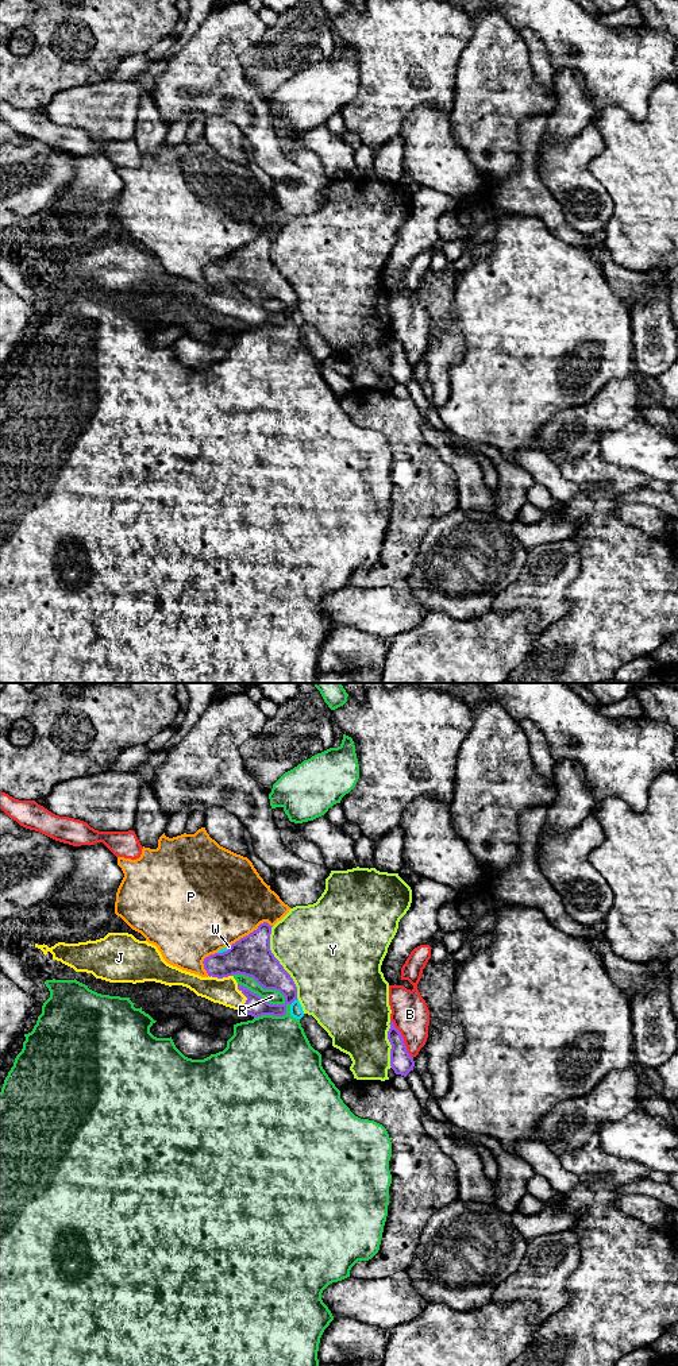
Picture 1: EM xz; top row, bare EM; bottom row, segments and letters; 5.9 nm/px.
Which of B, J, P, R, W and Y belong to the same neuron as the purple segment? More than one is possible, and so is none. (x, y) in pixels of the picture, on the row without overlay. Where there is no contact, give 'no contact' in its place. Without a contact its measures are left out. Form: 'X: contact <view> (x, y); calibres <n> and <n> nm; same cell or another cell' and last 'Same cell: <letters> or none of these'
B: contact xz (403, 347); calibres 140 and 220 nm; another cell
J: contact xz (246, 305); calibres 240 and 160 nm; same cell
P: contact xz (253, 240); calibres 240 and 500 nm; another cell
R: contact xz (266, 297); calibres 240 and 90 nm; another cell
W: contact xz (293, 309); calibres 180 and 80 nm; another cell
Y: contact xz (278, 271); calibres 240 and 480 nm; another cell
Same cell: J

